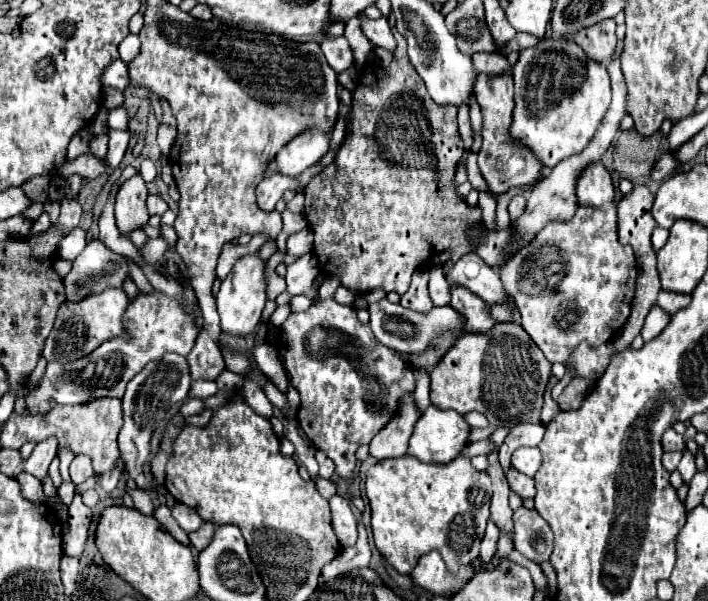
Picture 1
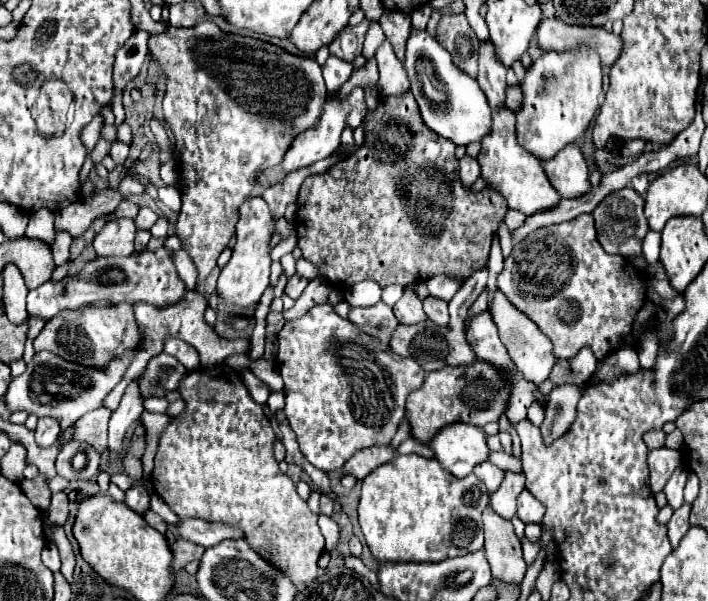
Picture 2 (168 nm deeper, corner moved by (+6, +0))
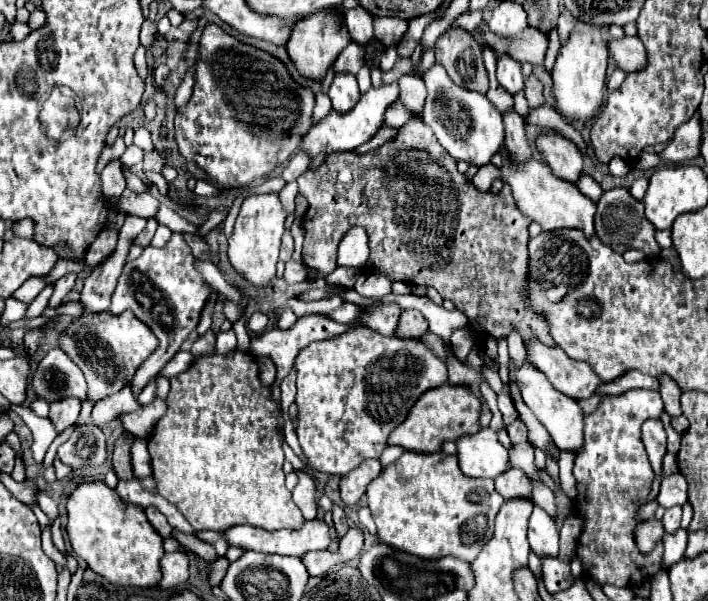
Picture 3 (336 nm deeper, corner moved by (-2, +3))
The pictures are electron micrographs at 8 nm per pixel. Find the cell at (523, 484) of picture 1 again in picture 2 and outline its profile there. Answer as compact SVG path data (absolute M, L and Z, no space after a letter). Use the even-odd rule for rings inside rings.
M523 489L523 493L519 495L517 505L519 505L517 517L519 517L525 525L529 525L529 523L537 523L537 525L541 525L545 505L541 505L541 503L539 503L527 489Z

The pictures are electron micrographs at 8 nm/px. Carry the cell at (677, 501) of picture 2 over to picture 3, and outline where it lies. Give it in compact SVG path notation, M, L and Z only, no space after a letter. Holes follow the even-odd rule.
M673 506L673 508L667 508L665 510L665 516L663 516L663 526L667 532L675 532L681 524L681 506Z

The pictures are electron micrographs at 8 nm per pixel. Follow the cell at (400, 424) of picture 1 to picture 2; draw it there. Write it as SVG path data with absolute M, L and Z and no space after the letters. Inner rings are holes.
M373 447L373 449L363 449L357 451L345 465L341 475L353 475L355 479L363 481L373 469L379 465L391 461L395 457L395 451L391 447Z

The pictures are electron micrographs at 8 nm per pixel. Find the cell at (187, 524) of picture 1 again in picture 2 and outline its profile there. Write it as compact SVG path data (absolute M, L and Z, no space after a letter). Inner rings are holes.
M185 519L177 525L177 531L181 533L183 539L193 541L203 547L213 547L219 545L219 541L225 539L243 539L245 533L239 527L233 525L223 525L223 523L207 523L199 519Z

